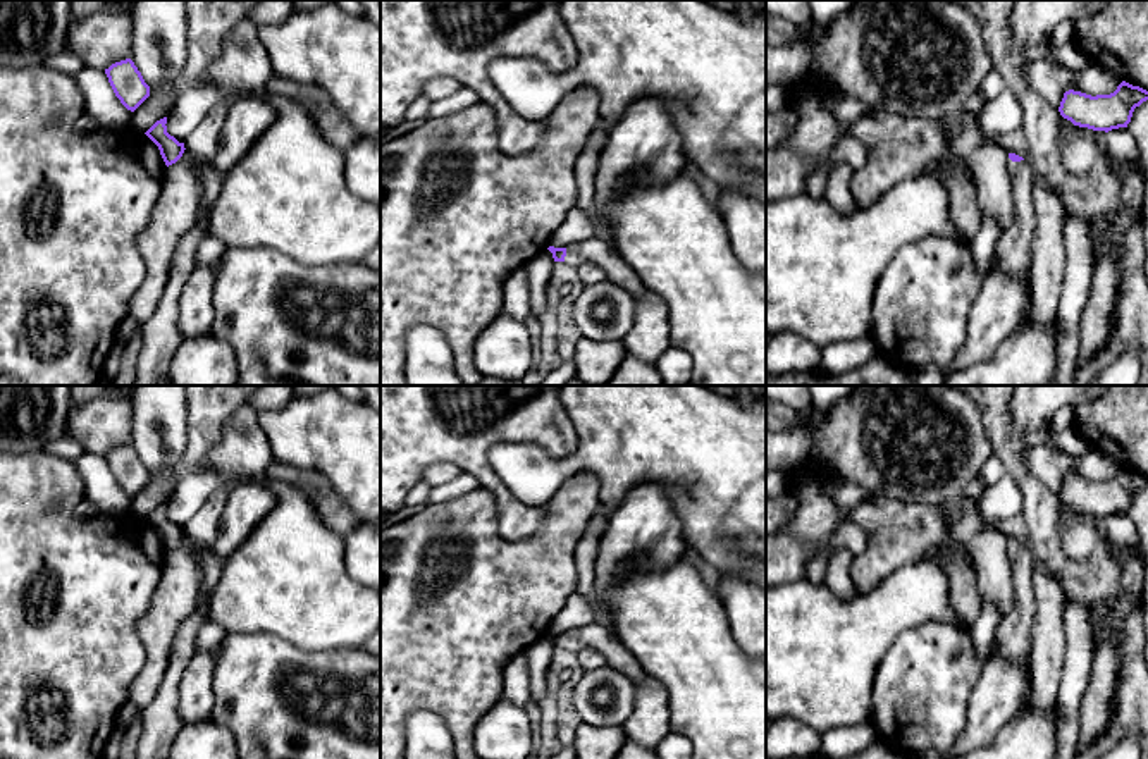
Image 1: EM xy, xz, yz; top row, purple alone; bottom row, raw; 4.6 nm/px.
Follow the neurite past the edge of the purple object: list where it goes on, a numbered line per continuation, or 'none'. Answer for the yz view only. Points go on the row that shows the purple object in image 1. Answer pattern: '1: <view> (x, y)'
1: yz (1012, 250)

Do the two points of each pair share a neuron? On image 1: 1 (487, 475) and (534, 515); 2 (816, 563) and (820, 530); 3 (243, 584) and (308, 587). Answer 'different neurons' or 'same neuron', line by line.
1: same neuron
2: different neurons
3: same neuron

